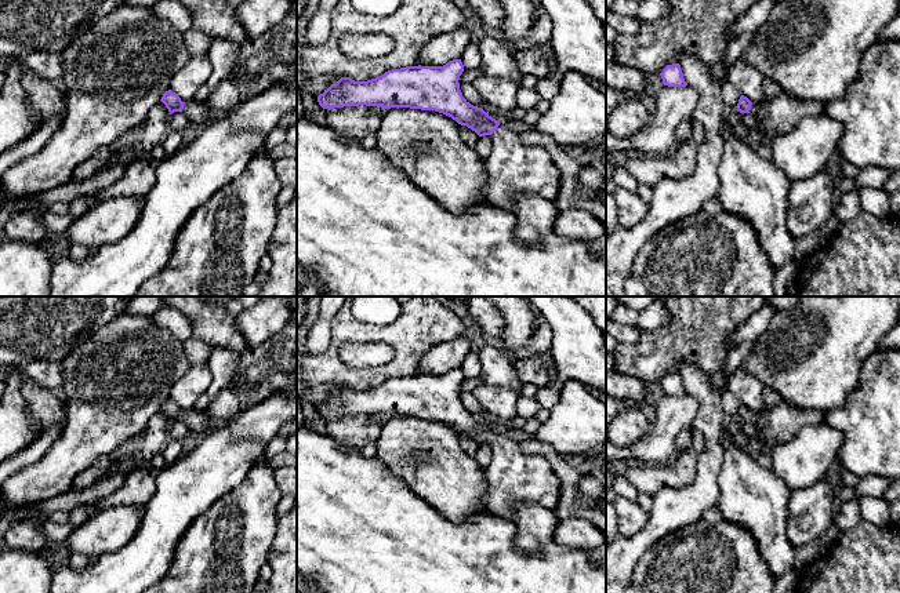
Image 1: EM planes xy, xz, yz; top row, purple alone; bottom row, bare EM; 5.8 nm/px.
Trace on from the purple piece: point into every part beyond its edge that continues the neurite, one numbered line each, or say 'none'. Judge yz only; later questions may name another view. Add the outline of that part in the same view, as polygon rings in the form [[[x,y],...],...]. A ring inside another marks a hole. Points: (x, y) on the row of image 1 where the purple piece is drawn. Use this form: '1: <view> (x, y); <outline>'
1: yz (780, 115); [[[781,91],[762,103],[752,103],[748,113],[755,116],[766,131],[783,135],[792,131],[802,119],[823,113],[824,108],[824,103],[795,99]]]

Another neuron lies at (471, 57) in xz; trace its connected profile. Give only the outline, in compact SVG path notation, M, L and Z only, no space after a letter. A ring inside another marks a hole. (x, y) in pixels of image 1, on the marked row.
M471 41L461 55L464 70L473 70L480 66L480 51L476 41Z

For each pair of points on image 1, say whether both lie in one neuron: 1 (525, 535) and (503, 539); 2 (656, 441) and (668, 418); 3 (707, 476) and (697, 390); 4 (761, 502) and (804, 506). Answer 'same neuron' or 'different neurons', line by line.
1: different neurons
2: same neuron
3: same neuron
4: different neurons

